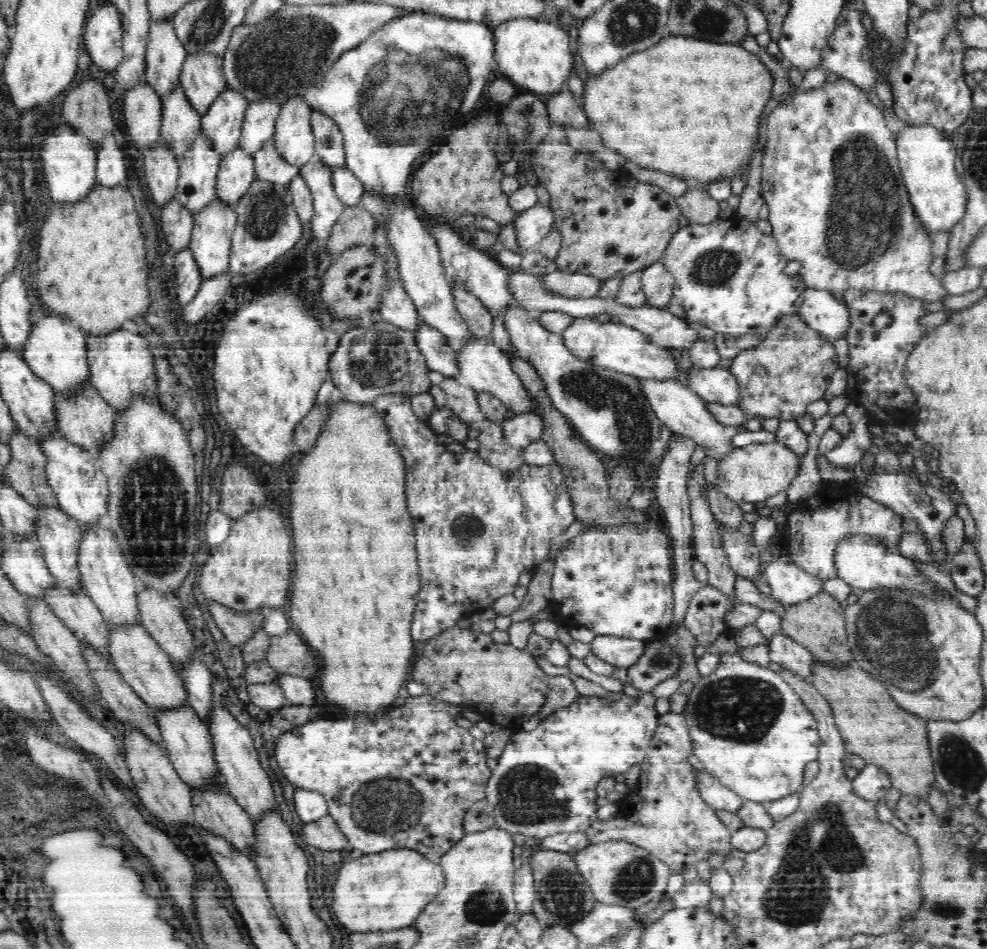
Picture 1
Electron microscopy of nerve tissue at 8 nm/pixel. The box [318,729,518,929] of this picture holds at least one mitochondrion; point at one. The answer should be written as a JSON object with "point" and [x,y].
{"point":[383,806]}

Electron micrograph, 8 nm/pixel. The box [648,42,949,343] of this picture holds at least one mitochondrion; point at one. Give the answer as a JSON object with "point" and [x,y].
{"point":[863,215]}

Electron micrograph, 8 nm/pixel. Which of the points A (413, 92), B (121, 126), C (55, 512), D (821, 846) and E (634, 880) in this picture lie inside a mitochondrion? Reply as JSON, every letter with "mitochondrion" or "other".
{"A":"mitochondrion","B":"other","C":"other","D":"mitochondrion","E":"mitochondrion"}

